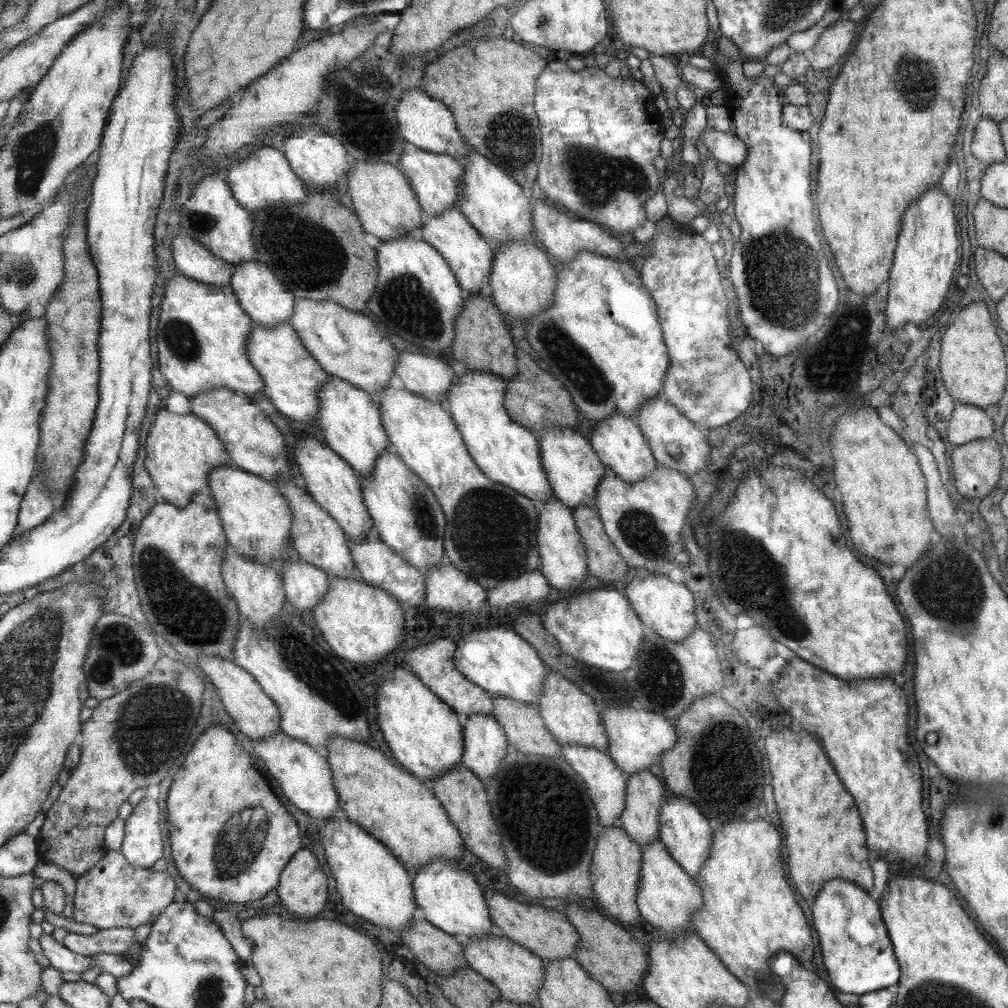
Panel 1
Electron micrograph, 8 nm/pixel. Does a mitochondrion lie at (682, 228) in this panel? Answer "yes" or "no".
no

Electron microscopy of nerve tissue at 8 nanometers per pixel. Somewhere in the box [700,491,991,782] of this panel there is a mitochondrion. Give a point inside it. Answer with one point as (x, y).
(946, 592)

